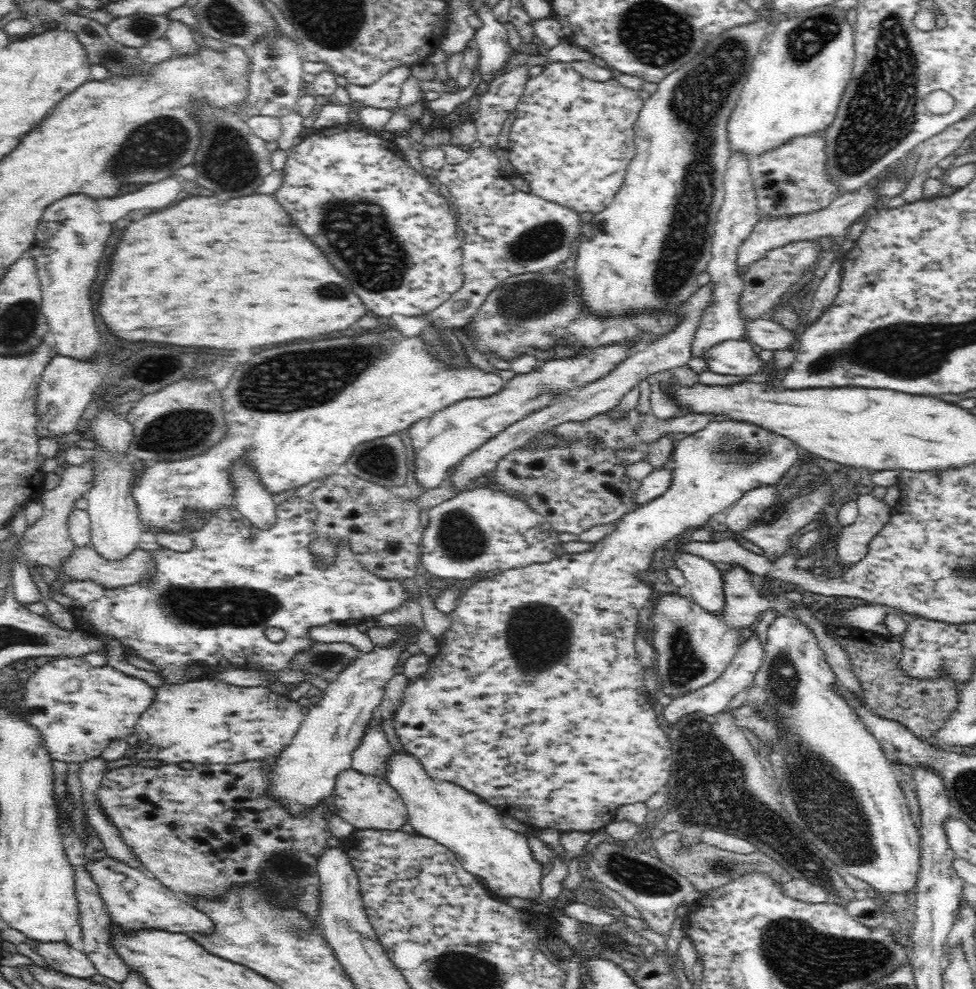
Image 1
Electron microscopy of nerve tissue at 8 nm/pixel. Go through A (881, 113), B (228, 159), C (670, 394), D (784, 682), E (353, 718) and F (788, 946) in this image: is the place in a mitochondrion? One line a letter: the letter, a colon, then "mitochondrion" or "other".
A: mitochondrion
B: mitochondrion
C: other
D: mitochondrion
E: other
F: mitochondrion

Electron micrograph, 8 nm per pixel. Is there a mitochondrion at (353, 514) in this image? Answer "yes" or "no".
no

